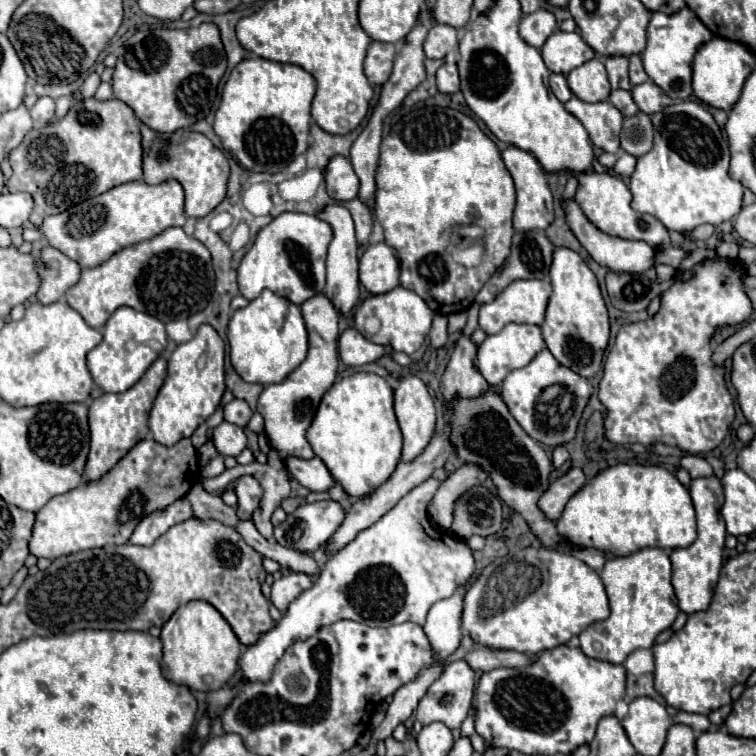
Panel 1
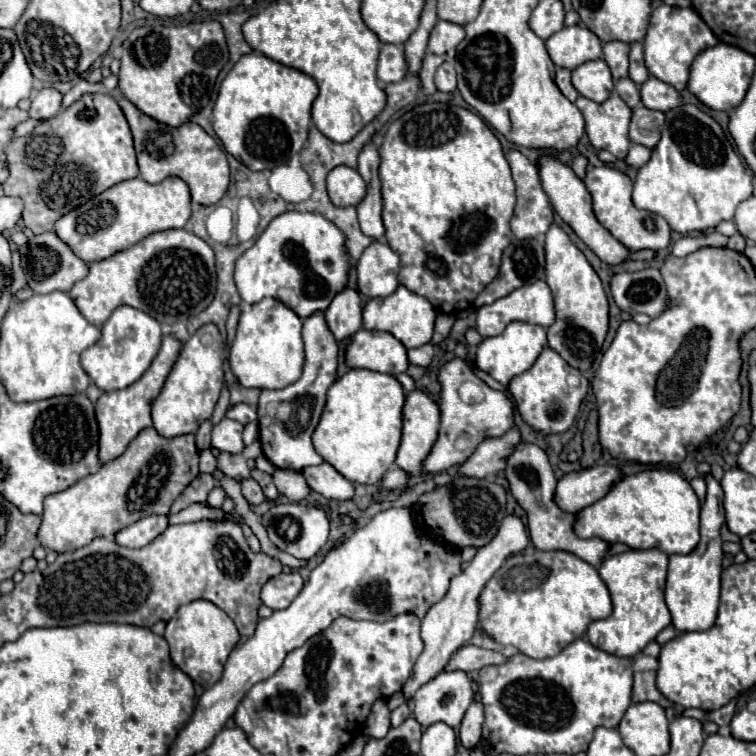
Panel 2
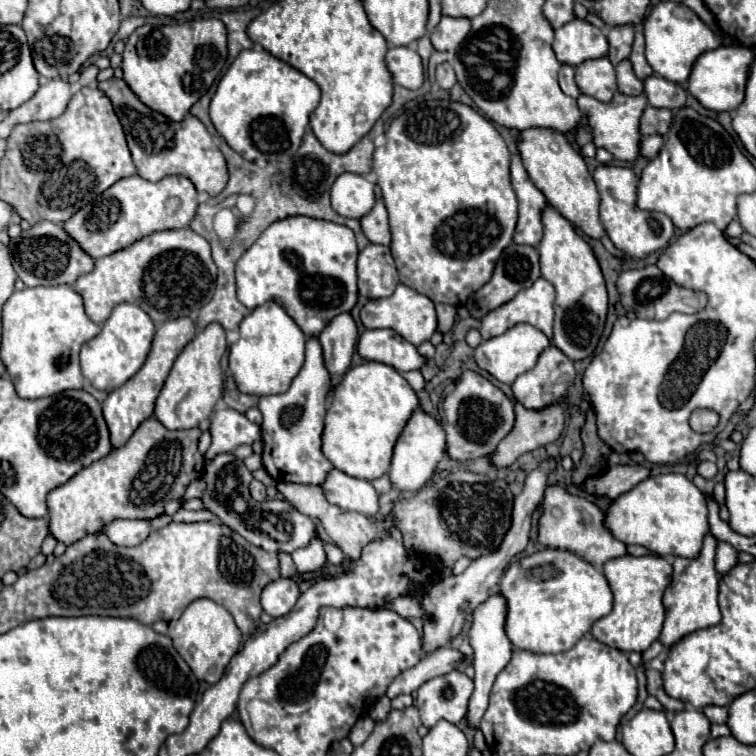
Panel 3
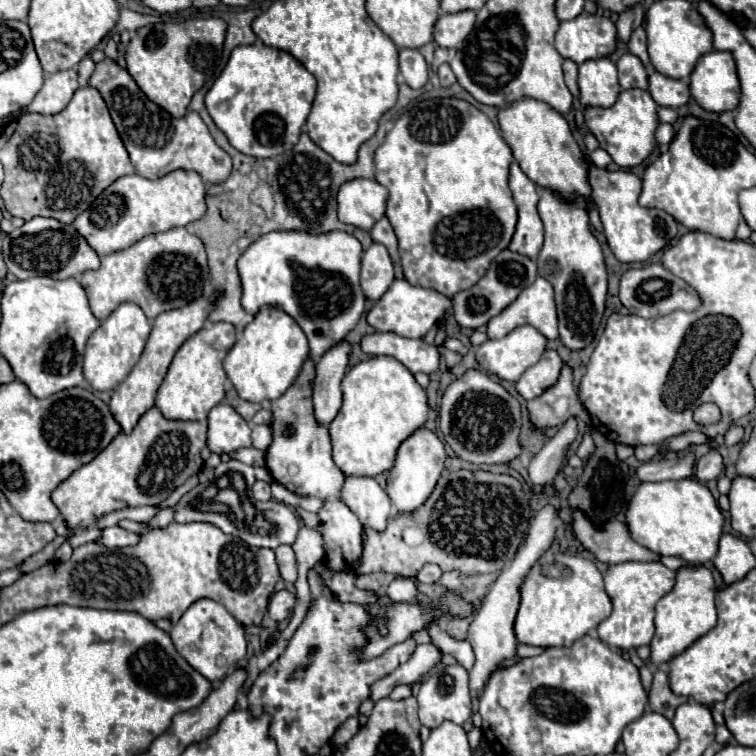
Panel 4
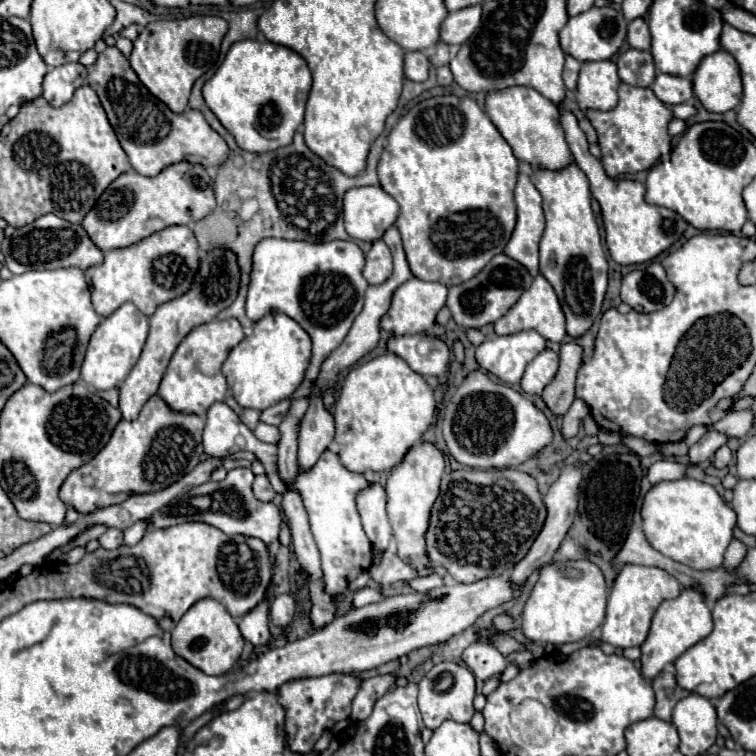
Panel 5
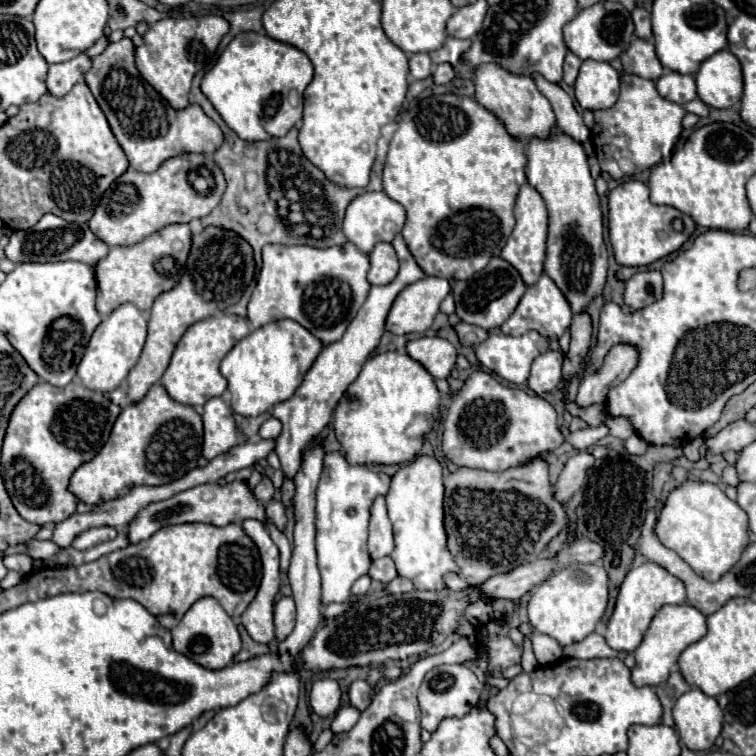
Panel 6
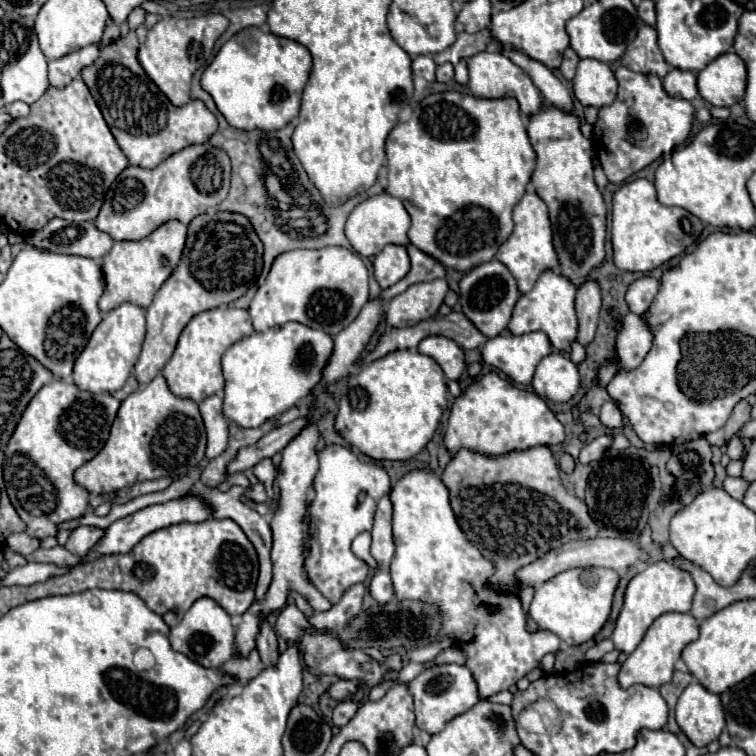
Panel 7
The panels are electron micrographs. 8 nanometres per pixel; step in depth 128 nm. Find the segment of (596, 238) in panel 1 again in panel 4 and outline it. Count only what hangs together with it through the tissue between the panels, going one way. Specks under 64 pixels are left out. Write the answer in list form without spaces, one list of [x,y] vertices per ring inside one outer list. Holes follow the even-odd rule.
[[[520,98],[506,108],[498,108],[498,124],[502,138],[530,180],[534,180],[538,186],[552,188],[562,196],[576,196],[576,192],[580,192],[580,196],[590,198],[584,154],[580,152],[568,122],[560,112],[536,98]]]

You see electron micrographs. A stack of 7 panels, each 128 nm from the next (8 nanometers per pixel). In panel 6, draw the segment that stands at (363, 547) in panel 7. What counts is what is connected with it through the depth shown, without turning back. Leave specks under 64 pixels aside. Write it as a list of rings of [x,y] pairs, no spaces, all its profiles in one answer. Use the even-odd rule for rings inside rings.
[[[390,558],[374,560],[372,566],[370,566],[370,572],[368,572],[368,574],[370,574],[370,578],[388,584],[388,582],[394,578],[394,564],[392,564]]]

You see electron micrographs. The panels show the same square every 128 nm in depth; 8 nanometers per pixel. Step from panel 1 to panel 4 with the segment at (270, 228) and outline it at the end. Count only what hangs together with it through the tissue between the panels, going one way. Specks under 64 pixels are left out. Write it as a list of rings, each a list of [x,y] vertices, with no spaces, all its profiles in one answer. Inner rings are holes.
[[[270,232],[252,242],[238,260],[242,278],[242,306],[256,314],[262,306],[276,306],[292,316],[310,342],[310,356],[318,360],[358,324],[366,296],[360,288],[362,244],[346,232],[312,236],[304,232]]]

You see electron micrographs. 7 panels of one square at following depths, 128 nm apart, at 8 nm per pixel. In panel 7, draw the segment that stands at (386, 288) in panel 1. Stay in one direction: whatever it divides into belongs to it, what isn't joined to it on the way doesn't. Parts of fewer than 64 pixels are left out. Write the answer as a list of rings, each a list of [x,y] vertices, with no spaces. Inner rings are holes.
[[[388,244],[376,258],[374,258],[374,278],[382,288],[394,286],[402,280],[410,270],[410,258],[404,246]]]

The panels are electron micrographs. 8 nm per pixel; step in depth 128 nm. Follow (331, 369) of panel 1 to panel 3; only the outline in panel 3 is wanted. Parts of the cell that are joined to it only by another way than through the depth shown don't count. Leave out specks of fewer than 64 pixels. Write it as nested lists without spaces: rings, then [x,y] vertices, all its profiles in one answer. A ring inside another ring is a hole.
[[[308,338],[306,342],[306,360],[292,380],[290,388],[284,394],[274,394],[274,396],[262,396],[260,398],[260,412],[264,416],[262,422],[262,440],[264,440],[264,468],[276,482],[294,482],[294,484],[324,484],[326,476],[334,466],[330,460],[322,454],[322,430],[324,430],[324,416],[326,416],[326,400],[330,392],[330,376],[328,370],[324,368],[324,358],[322,358],[322,348],[318,338]]]

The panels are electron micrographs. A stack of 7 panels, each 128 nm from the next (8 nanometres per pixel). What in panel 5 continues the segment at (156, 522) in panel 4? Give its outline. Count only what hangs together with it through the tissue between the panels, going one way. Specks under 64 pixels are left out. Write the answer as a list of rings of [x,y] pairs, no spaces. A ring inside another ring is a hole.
[[[140,520],[140,522],[136,522],[132,528],[126,528],[126,530],[124,530],[124,544],[126,544],[126,546],[138,544],[146,530],[148,530],[148,522],[146,522],[146,520],[144,520],[144,522]]]

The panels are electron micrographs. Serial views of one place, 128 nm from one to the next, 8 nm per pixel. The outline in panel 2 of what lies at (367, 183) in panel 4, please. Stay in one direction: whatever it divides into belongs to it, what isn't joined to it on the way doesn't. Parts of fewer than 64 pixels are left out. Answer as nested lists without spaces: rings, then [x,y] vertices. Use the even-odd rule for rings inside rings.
[[[336,166],[328,174],[328,196],[334,206],[358,206],[366,196],[366,182],[358,170],[348,166]]]

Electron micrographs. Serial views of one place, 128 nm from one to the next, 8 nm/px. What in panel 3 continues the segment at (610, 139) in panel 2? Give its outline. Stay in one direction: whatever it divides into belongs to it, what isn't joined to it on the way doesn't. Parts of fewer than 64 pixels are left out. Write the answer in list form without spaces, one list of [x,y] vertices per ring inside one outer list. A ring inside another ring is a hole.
[[[616,92],[610,102],[600,102],[584,94],[578,98],[578,108],[582,110],[582,114],[586,114],[588,124],[594,132],[594,144],[598,148],[606,148],[620,162],[634,162],[640,156],[640,140],[642,140],[640,118],[646,106],[648,106],[648,100],[644,94],[626,96],[622,92]]]

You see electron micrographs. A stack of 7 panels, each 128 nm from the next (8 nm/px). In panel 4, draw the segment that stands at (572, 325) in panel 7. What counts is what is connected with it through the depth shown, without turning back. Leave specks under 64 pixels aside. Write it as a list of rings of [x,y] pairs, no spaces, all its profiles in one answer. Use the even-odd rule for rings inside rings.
[[[542,276],[536,278],[520,296],[488,322],[488,338],[502,338],[516,326],[530,324],[548,340],[558,338],[558,316],[554,304],[554,288]]]

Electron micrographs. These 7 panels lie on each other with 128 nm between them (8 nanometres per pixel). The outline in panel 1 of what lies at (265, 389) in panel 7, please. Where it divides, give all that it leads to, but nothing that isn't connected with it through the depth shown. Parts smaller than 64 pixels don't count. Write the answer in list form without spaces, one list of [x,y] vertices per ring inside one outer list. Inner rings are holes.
[[[264,290],[246,308],[234,312],[228,324],[228,342],[230,362],[238,376],[244,382],[256,382],[262,386],[282,382],[290,372],[300,366],[300,362],[308,354],[308,336],[300,306],[268,290]]]

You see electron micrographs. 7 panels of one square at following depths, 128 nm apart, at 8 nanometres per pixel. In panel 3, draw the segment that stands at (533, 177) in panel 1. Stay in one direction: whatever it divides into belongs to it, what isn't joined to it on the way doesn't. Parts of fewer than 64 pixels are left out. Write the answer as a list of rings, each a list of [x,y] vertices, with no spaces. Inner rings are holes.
[[[518,154],[512,156],[510,174],[512,174],[512,188],[518,196],[518,224],[516,224],[514,242],[538,246],[542,240],[540,212],[546,206],[546,198],[528,178]]]

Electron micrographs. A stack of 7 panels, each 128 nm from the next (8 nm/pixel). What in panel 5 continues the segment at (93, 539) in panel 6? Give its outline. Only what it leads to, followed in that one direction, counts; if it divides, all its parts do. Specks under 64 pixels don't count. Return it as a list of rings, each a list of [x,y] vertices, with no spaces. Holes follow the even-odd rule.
[[[108,528],[100,538],[98,538],[100,546],[106,550],[114,550],[118,546],[122,546],[122,530],[118,528]]]

